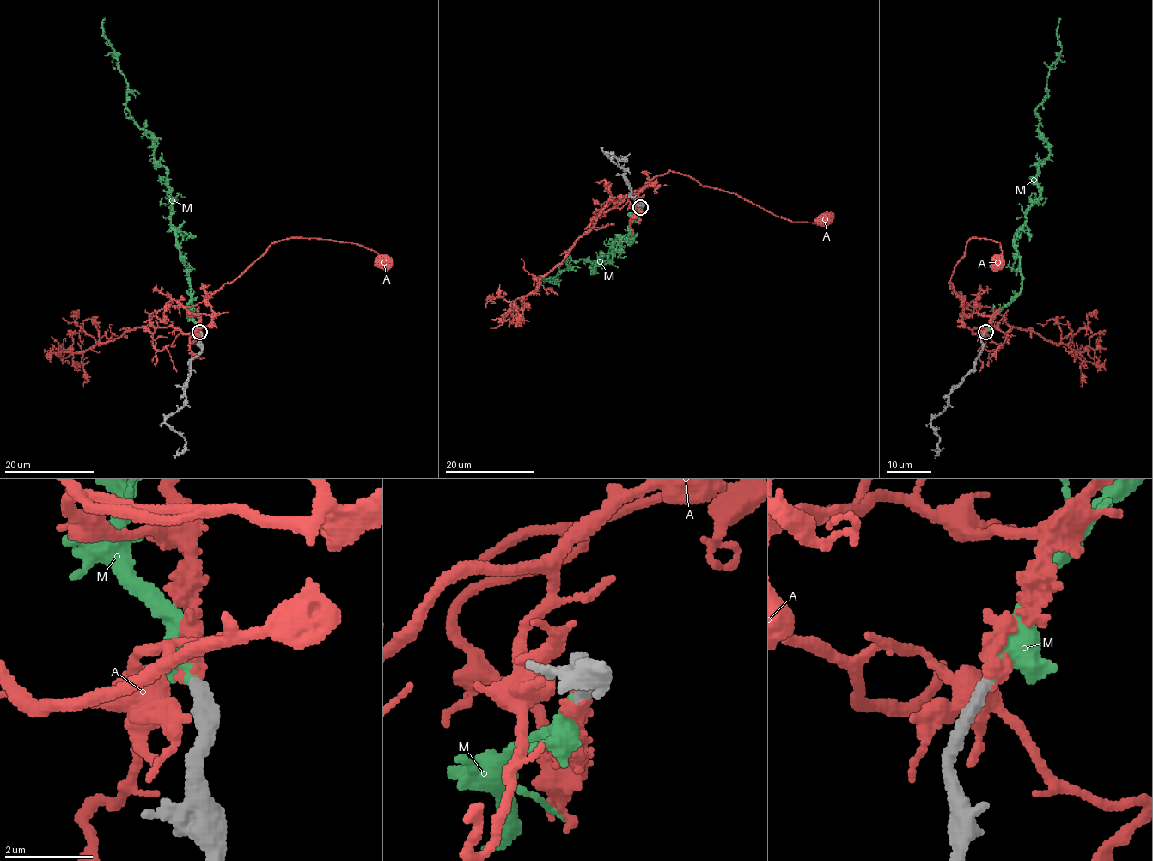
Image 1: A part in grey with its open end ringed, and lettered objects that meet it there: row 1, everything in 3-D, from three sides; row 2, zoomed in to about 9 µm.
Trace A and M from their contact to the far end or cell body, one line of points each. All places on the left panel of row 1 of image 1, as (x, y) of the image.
A: (200, 331), (194, 329), (211, 320), (208, 297), (275, 242), (295, 238), (358, 243), (374, 250), (387, 271)
M: (200, 331), (167, 170), (125, 106), (105, 18)

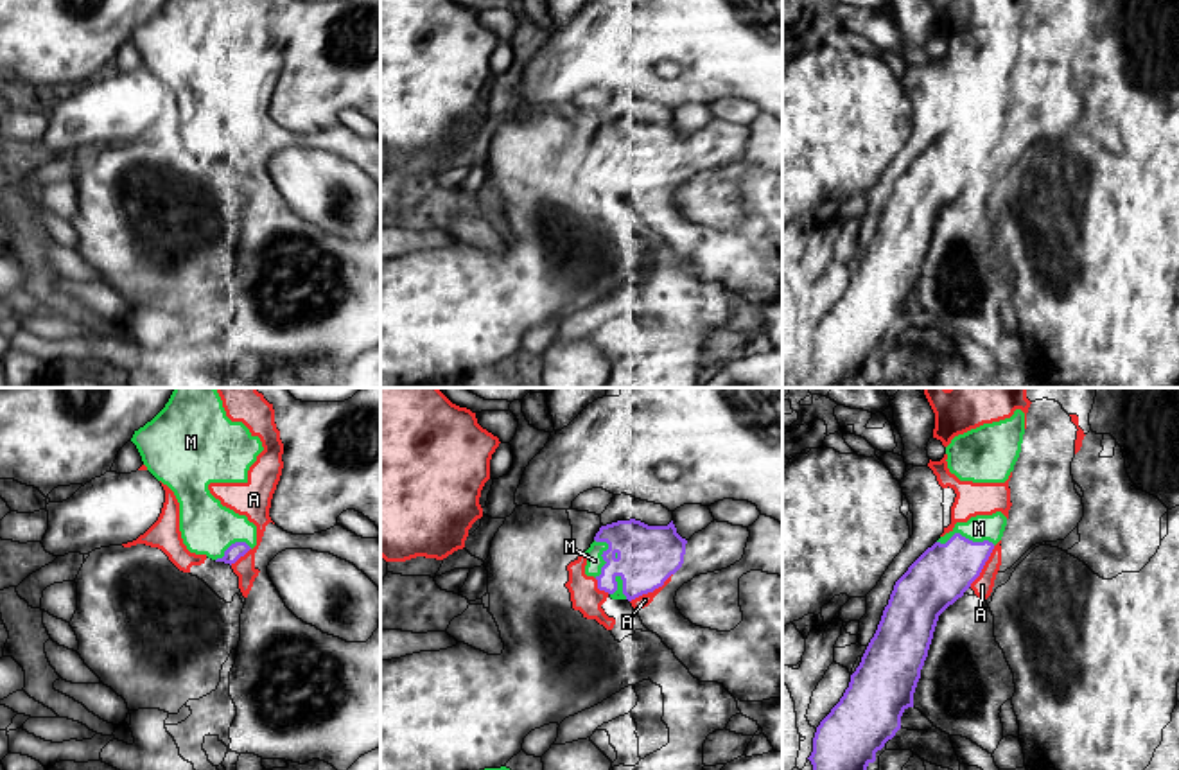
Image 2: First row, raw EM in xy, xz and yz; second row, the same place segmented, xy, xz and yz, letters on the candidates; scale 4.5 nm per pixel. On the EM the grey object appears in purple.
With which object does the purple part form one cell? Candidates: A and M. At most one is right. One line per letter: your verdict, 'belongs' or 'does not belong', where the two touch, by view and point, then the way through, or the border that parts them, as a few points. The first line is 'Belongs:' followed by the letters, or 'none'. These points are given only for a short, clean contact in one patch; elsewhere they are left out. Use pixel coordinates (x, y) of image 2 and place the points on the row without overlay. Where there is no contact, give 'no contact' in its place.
Belongs: M
A: does not belong; meets purple in xz at (652, 189)
M: belongs; meets purple in yz at (964, 135)

